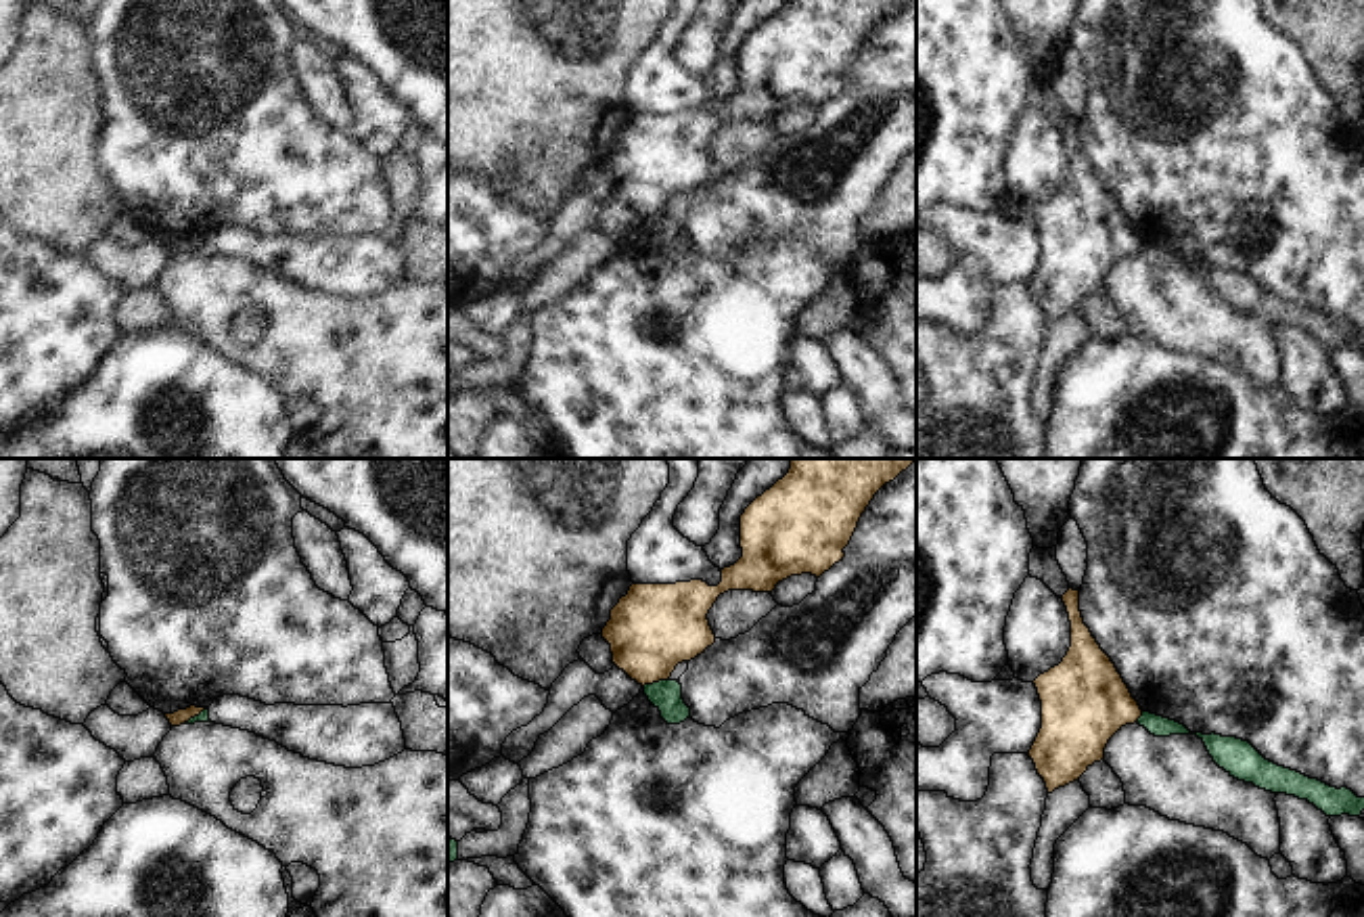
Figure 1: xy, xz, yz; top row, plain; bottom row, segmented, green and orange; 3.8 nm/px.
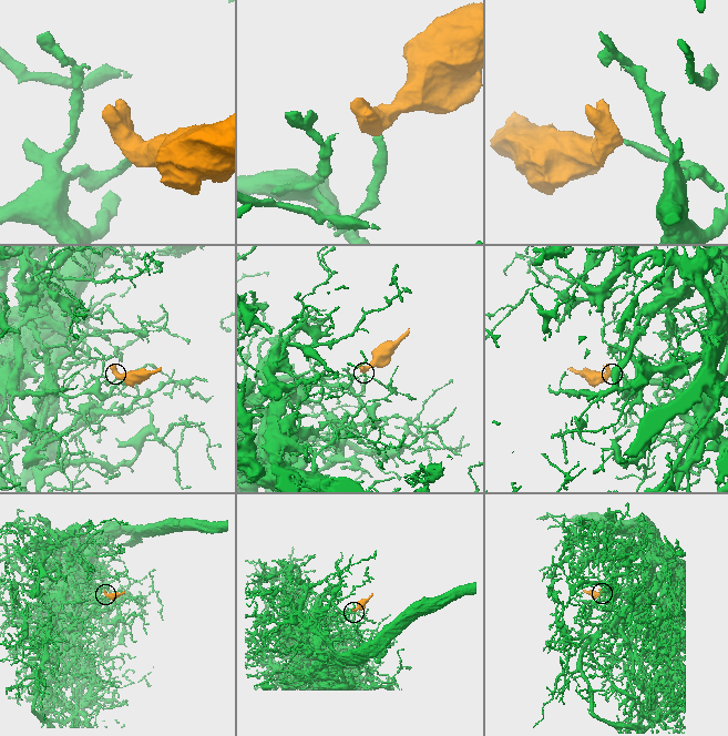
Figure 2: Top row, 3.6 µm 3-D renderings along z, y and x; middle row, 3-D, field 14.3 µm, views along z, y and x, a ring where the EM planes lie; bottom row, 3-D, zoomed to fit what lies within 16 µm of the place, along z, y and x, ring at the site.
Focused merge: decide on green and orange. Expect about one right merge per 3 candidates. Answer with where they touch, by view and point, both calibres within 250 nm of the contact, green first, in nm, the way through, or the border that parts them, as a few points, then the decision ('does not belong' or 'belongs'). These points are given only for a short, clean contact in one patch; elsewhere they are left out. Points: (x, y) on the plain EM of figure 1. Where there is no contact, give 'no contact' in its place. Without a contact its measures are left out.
meets green in xz at (655, 214); 120 nm thick on the green side, 340 nm on the other; border along xz (668, 208), (643, 216); does not belong

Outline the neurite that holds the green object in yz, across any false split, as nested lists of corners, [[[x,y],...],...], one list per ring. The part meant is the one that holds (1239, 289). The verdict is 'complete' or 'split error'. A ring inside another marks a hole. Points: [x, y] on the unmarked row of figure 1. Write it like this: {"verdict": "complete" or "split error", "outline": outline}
{"verdict": "complete", "outline": [[[1215,264],[1192,266],[1205,274],[1213,293],[1238,312],[1253,314],[1255,318],[1272,325],[1287,325],[1308,331],[1326,348],[1360,348],[1364,341],[1364,329],[1358,329],[1351,320],[1337,320],[1297,301],[1278,297],[1266,291],[1249,272],[1222,268]]]}

